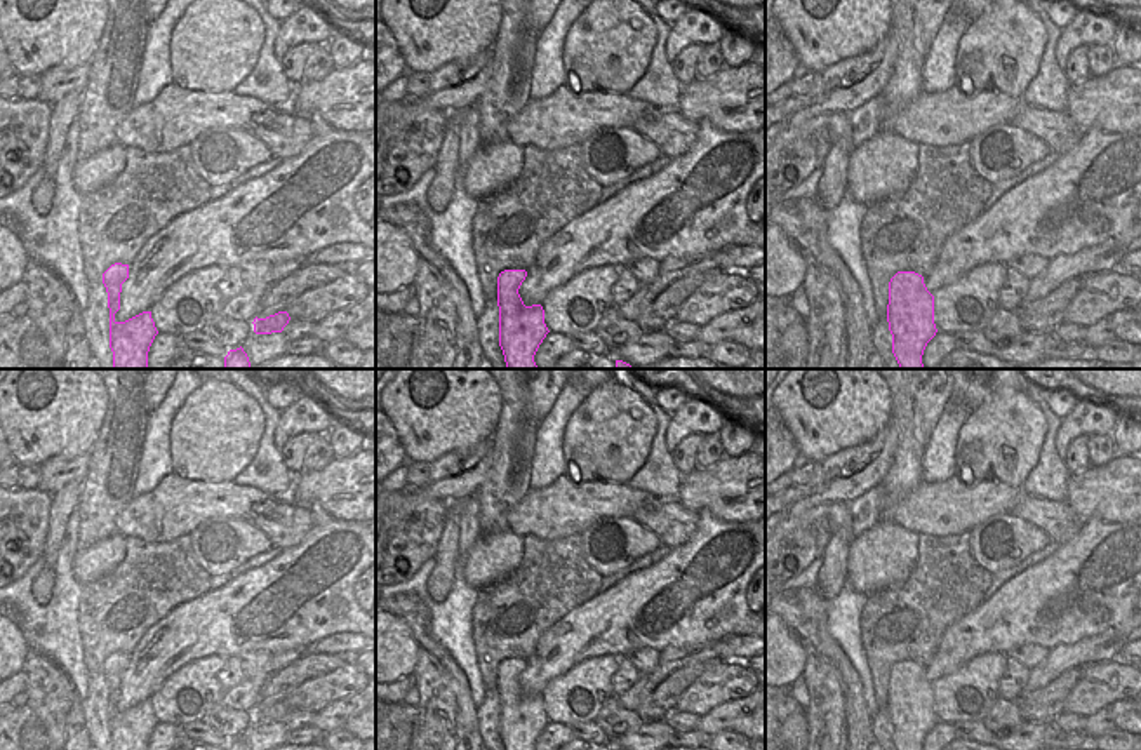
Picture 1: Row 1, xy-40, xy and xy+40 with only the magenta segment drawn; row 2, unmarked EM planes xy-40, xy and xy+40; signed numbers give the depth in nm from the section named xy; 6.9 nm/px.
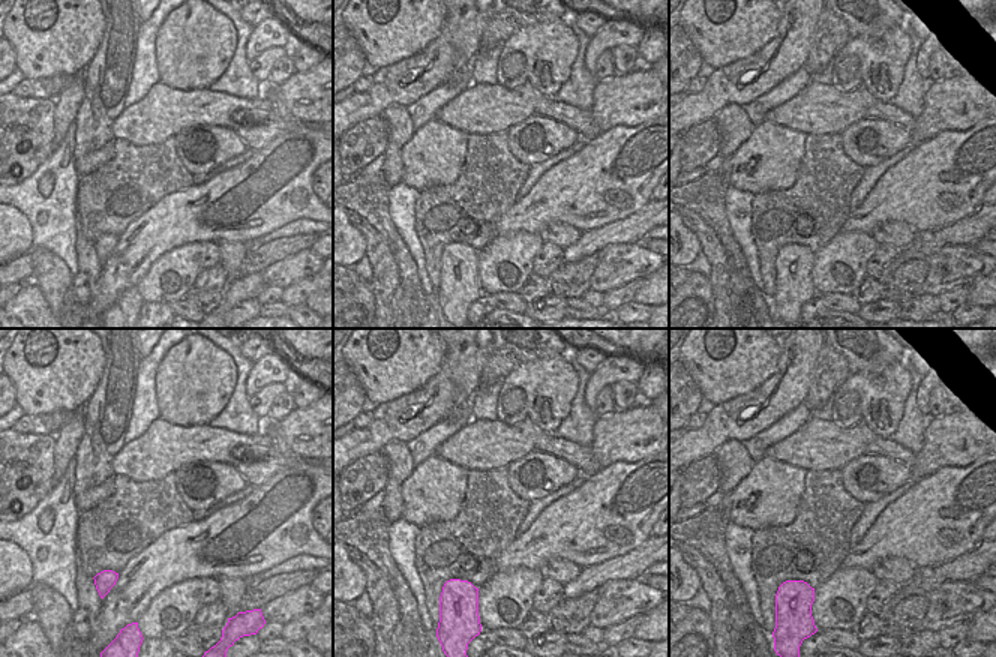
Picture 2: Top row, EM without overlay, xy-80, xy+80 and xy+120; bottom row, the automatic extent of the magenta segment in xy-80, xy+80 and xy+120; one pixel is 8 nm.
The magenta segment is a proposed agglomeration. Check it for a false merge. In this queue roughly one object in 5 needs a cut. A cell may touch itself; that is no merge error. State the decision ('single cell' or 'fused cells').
single cell

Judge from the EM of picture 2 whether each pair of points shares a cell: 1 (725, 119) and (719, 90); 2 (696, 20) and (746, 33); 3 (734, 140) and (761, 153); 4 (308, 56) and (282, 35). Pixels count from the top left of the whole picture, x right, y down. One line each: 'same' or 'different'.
1: different
2: same
3: different
4: different

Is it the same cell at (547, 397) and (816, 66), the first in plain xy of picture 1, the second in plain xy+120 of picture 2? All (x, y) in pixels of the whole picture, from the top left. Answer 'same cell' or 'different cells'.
different cells

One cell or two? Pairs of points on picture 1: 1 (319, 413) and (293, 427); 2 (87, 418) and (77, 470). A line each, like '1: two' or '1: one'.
1: one
2: two

